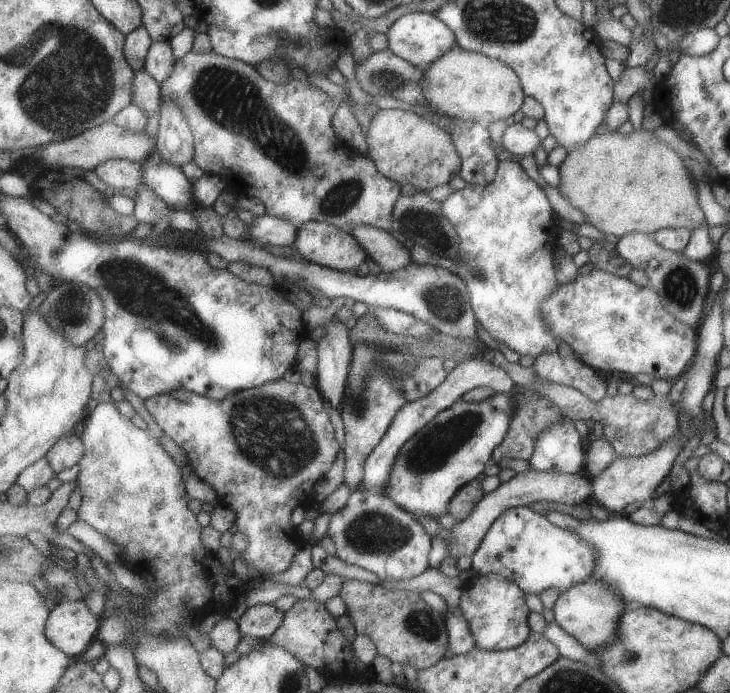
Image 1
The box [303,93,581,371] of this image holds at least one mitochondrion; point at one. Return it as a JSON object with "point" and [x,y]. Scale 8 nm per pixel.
{"point":[420,223]}

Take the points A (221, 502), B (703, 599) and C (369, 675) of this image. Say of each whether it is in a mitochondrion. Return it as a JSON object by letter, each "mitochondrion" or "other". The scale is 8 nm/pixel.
{"A":"other","B":"other","C":"other"}

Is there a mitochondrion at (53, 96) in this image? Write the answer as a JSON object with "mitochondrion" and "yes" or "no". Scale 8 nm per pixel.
{"mitochondrion":"yes"}

